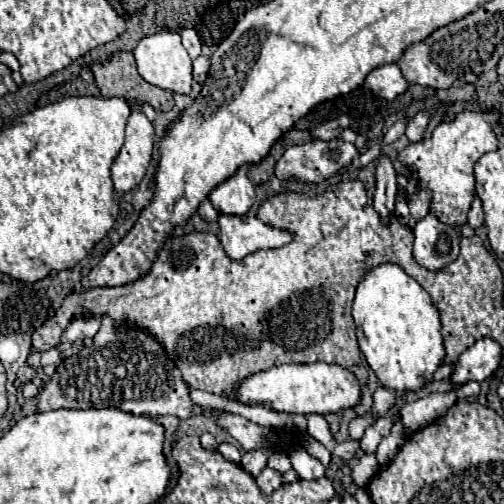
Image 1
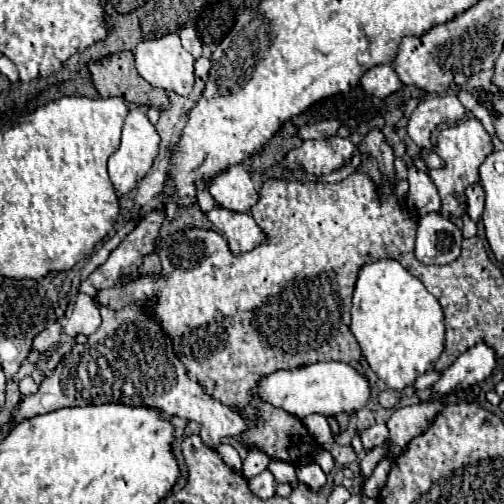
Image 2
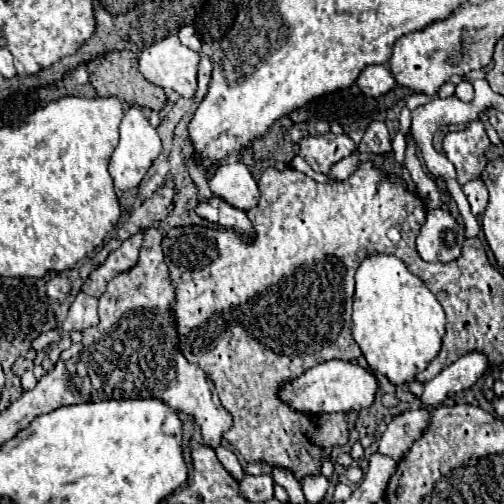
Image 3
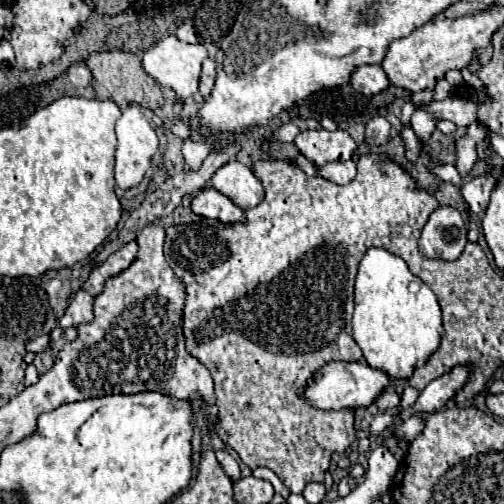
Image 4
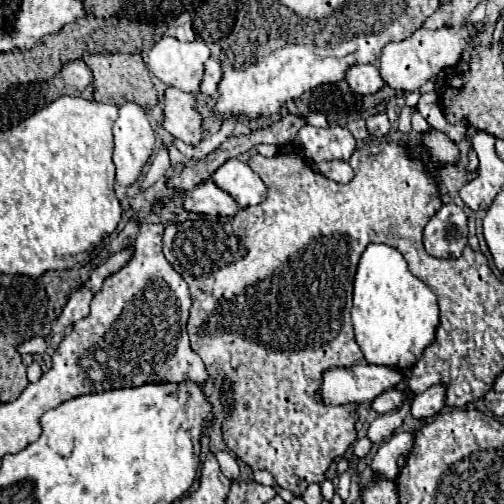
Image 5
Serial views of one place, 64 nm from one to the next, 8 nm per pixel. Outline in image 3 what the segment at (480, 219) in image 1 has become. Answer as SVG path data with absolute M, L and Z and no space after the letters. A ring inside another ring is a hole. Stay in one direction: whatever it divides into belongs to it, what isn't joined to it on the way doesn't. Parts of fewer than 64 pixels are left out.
M482 178L478 180L472 180L468 184L462 186L468 202L470 202L470 208L472 208L472 214L474 216L480 216L484 210L486 210L486 204L488 204L488 190L486 190L486 184Z

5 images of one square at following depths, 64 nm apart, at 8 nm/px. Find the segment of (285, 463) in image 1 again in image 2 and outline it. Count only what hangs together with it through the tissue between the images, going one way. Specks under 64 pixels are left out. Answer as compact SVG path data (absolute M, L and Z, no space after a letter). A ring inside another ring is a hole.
M272 460L270 466L268 466L268 470L274 474L276 482L280 482L280 484L286 482L286 484L290 484L292 488L298 486L296 468L292 468L292 464L284 464L284 462L280 462L280 460Z

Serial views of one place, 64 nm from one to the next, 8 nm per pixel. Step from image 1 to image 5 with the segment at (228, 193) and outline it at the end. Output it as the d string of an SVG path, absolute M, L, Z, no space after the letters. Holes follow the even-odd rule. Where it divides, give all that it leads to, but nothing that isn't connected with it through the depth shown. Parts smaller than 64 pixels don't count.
M230 158L226 160L214 174L212 180L228 192L240 208L254 206L266 200L268 188L262 182L262 178L242 160Z

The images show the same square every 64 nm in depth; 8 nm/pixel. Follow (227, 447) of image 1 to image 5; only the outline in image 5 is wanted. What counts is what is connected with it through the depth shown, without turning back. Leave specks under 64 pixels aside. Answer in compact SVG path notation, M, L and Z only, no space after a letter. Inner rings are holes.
M222 450L222 452L218 452L218 454L216 454L216 458L218 458L220 470L222 470L222 474L224 474L226 478L229 480L236 480L239 477L239 465L233 454L230 454L226 450Z

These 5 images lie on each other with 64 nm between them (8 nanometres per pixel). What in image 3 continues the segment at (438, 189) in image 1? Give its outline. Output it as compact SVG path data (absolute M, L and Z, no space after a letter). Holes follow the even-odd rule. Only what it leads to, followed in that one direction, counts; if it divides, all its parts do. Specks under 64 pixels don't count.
M468 122L464 130L452 132L444 138L444 154L456 166L460 184L480 178L486 166L484 154L488 152L488 148L490 140L482 122Z

